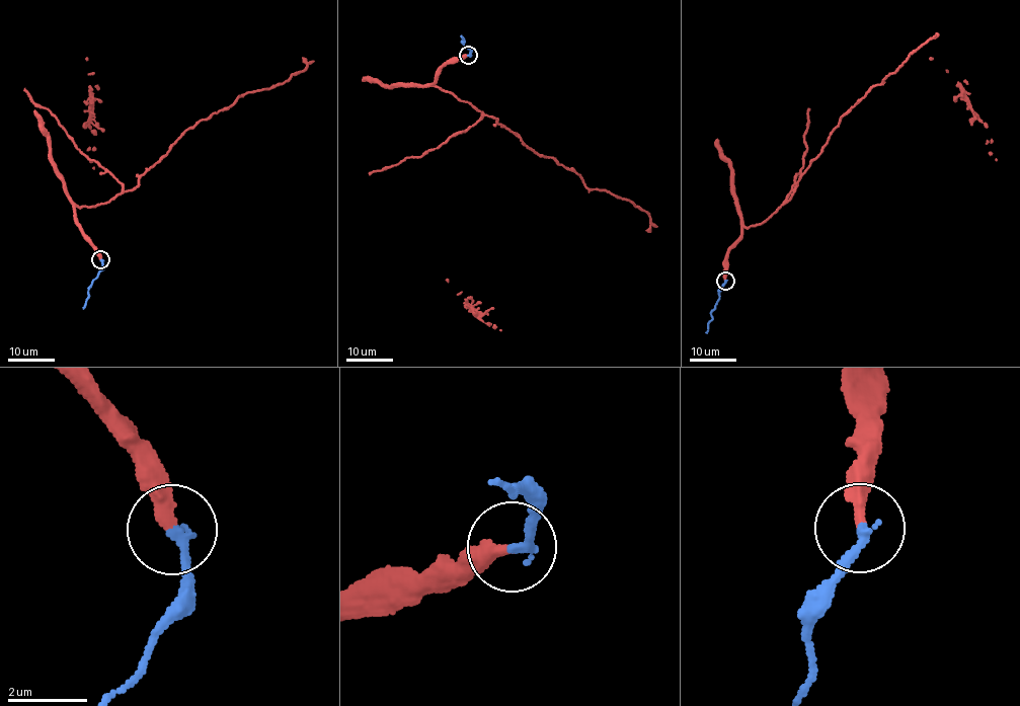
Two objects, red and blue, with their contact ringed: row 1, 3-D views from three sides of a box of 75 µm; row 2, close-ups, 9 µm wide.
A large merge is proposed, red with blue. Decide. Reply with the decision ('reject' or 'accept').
reject

